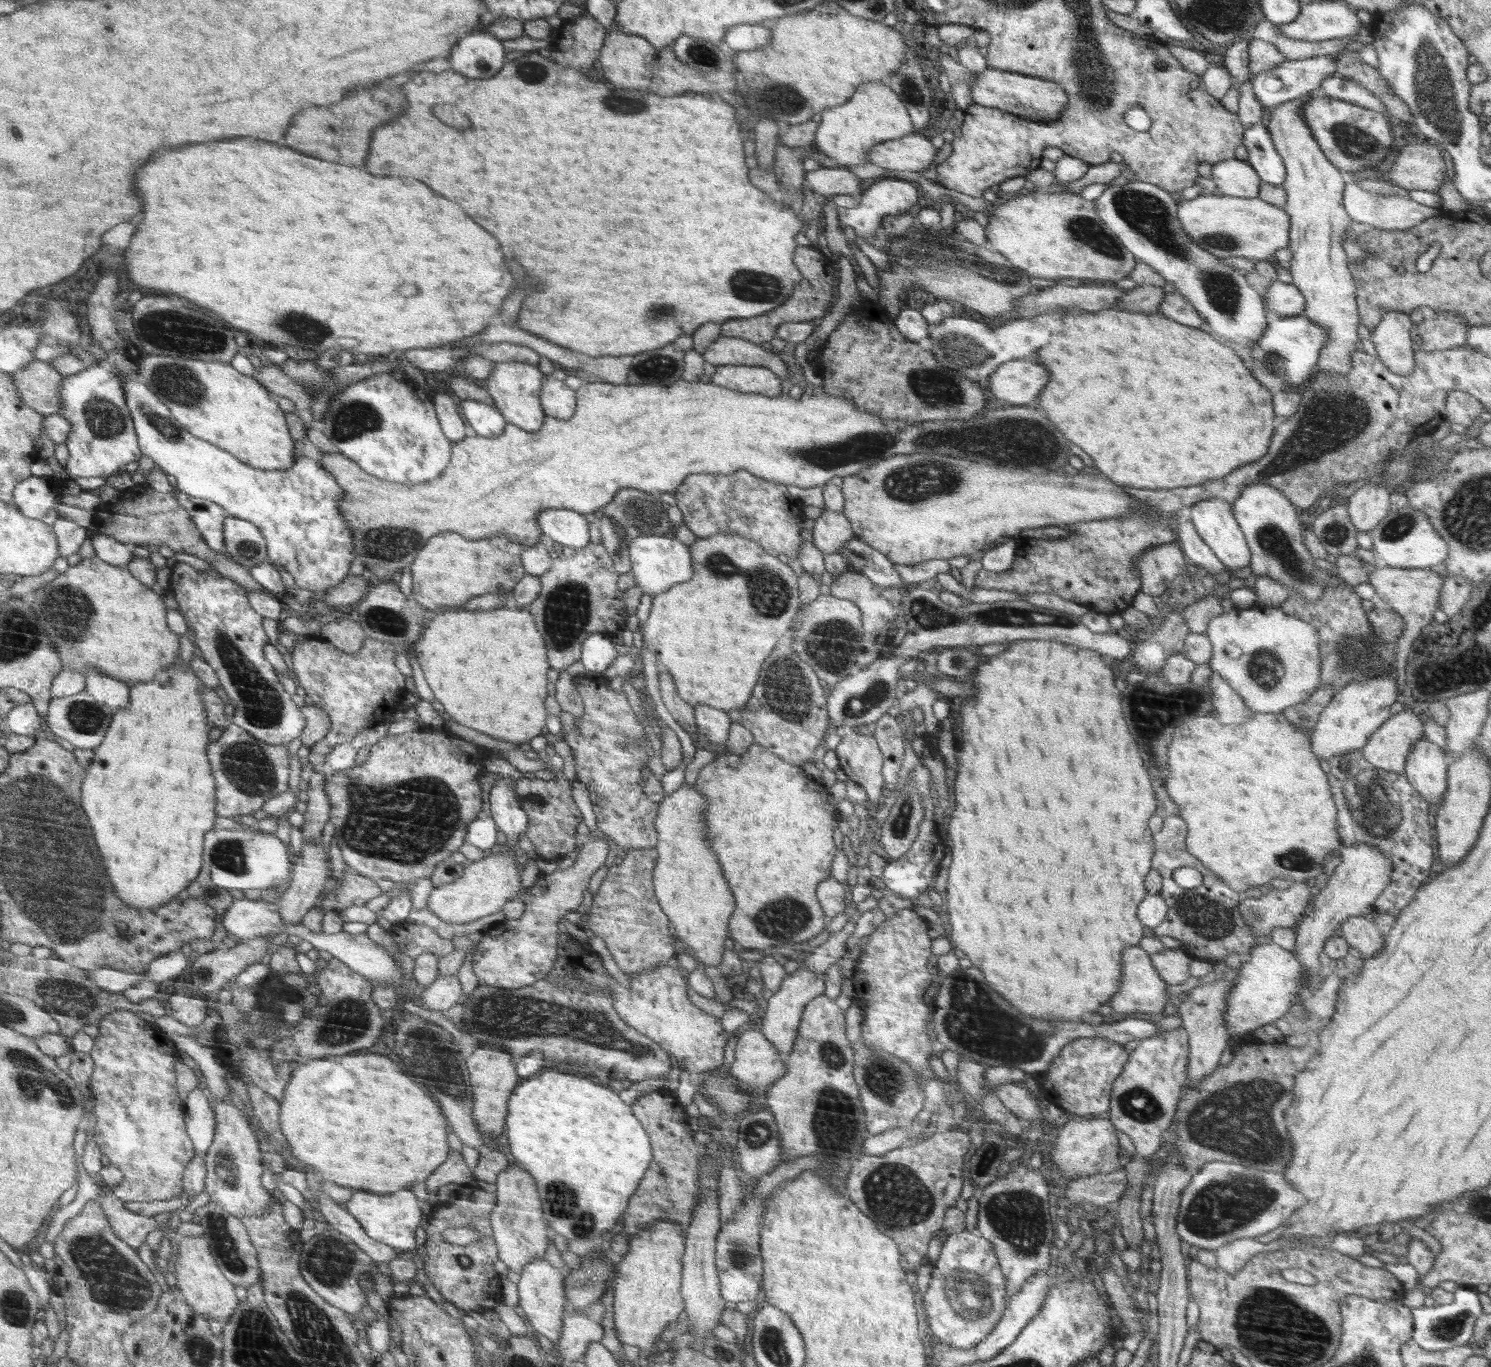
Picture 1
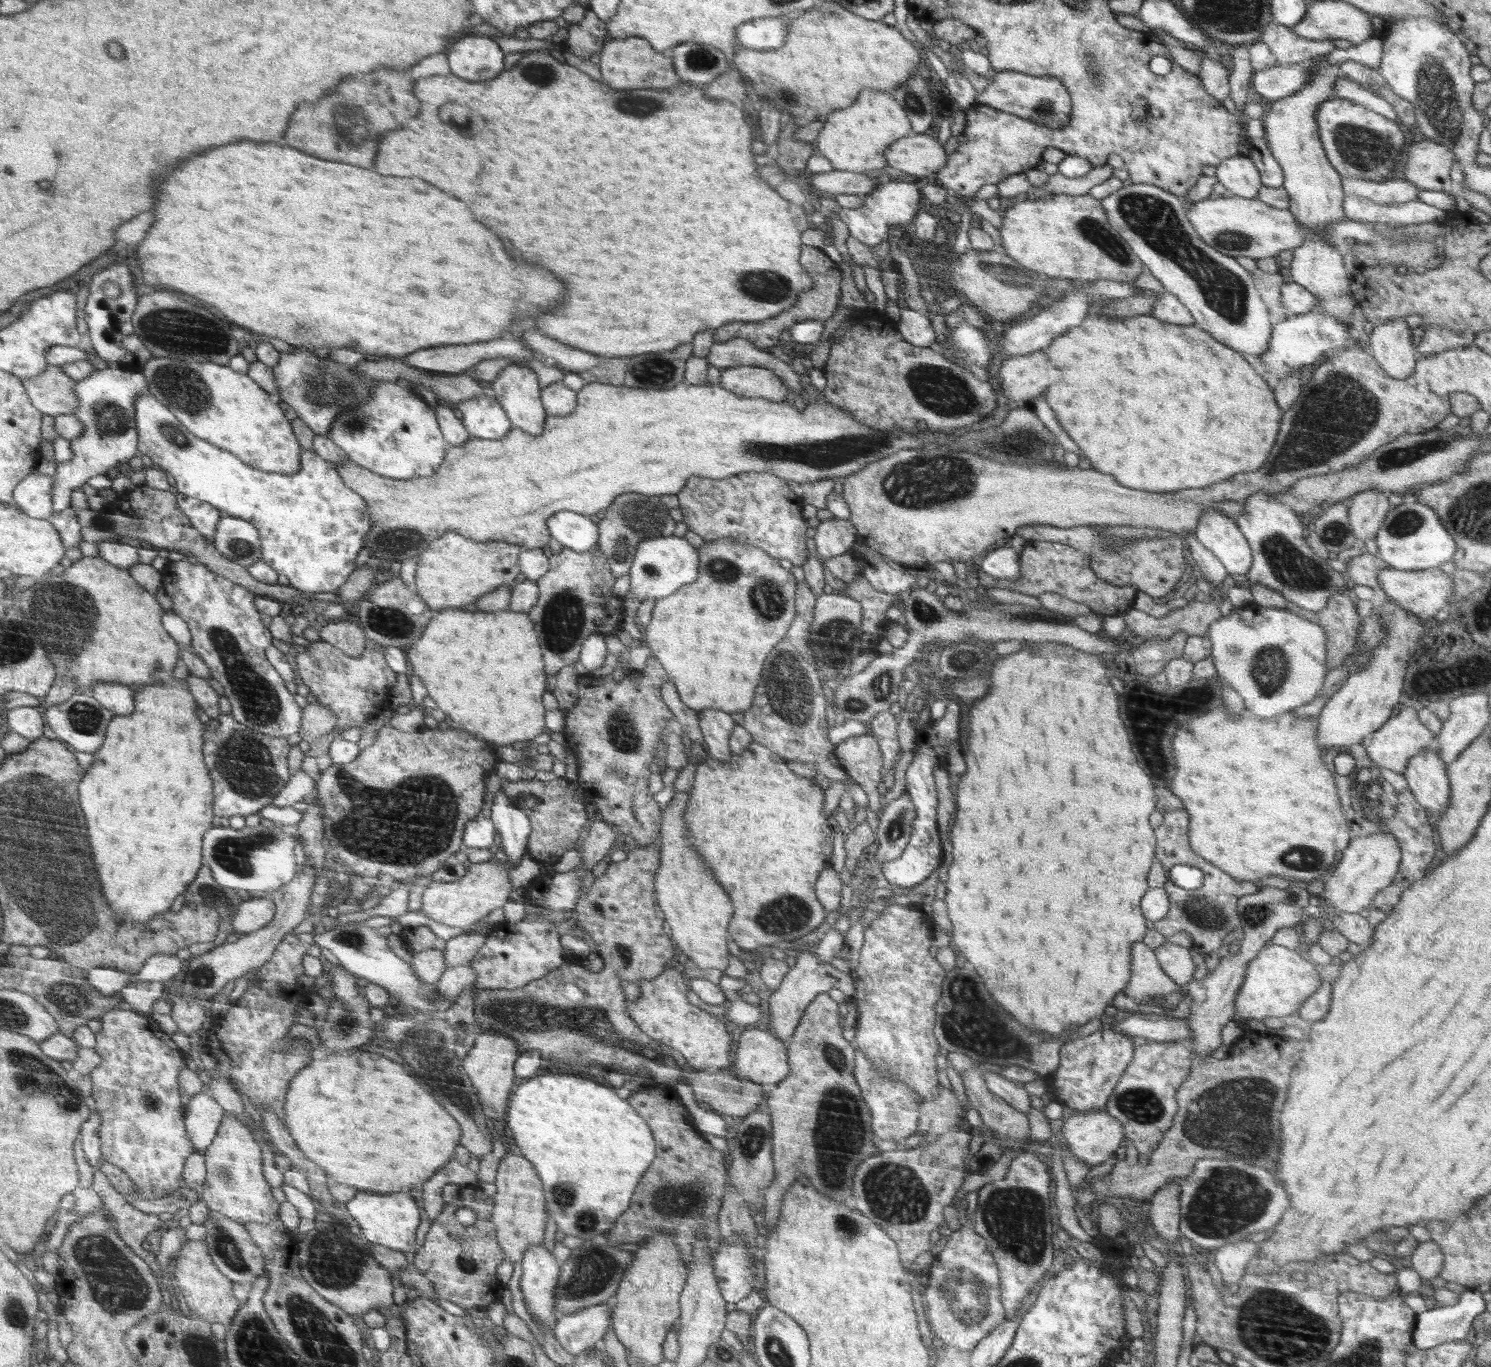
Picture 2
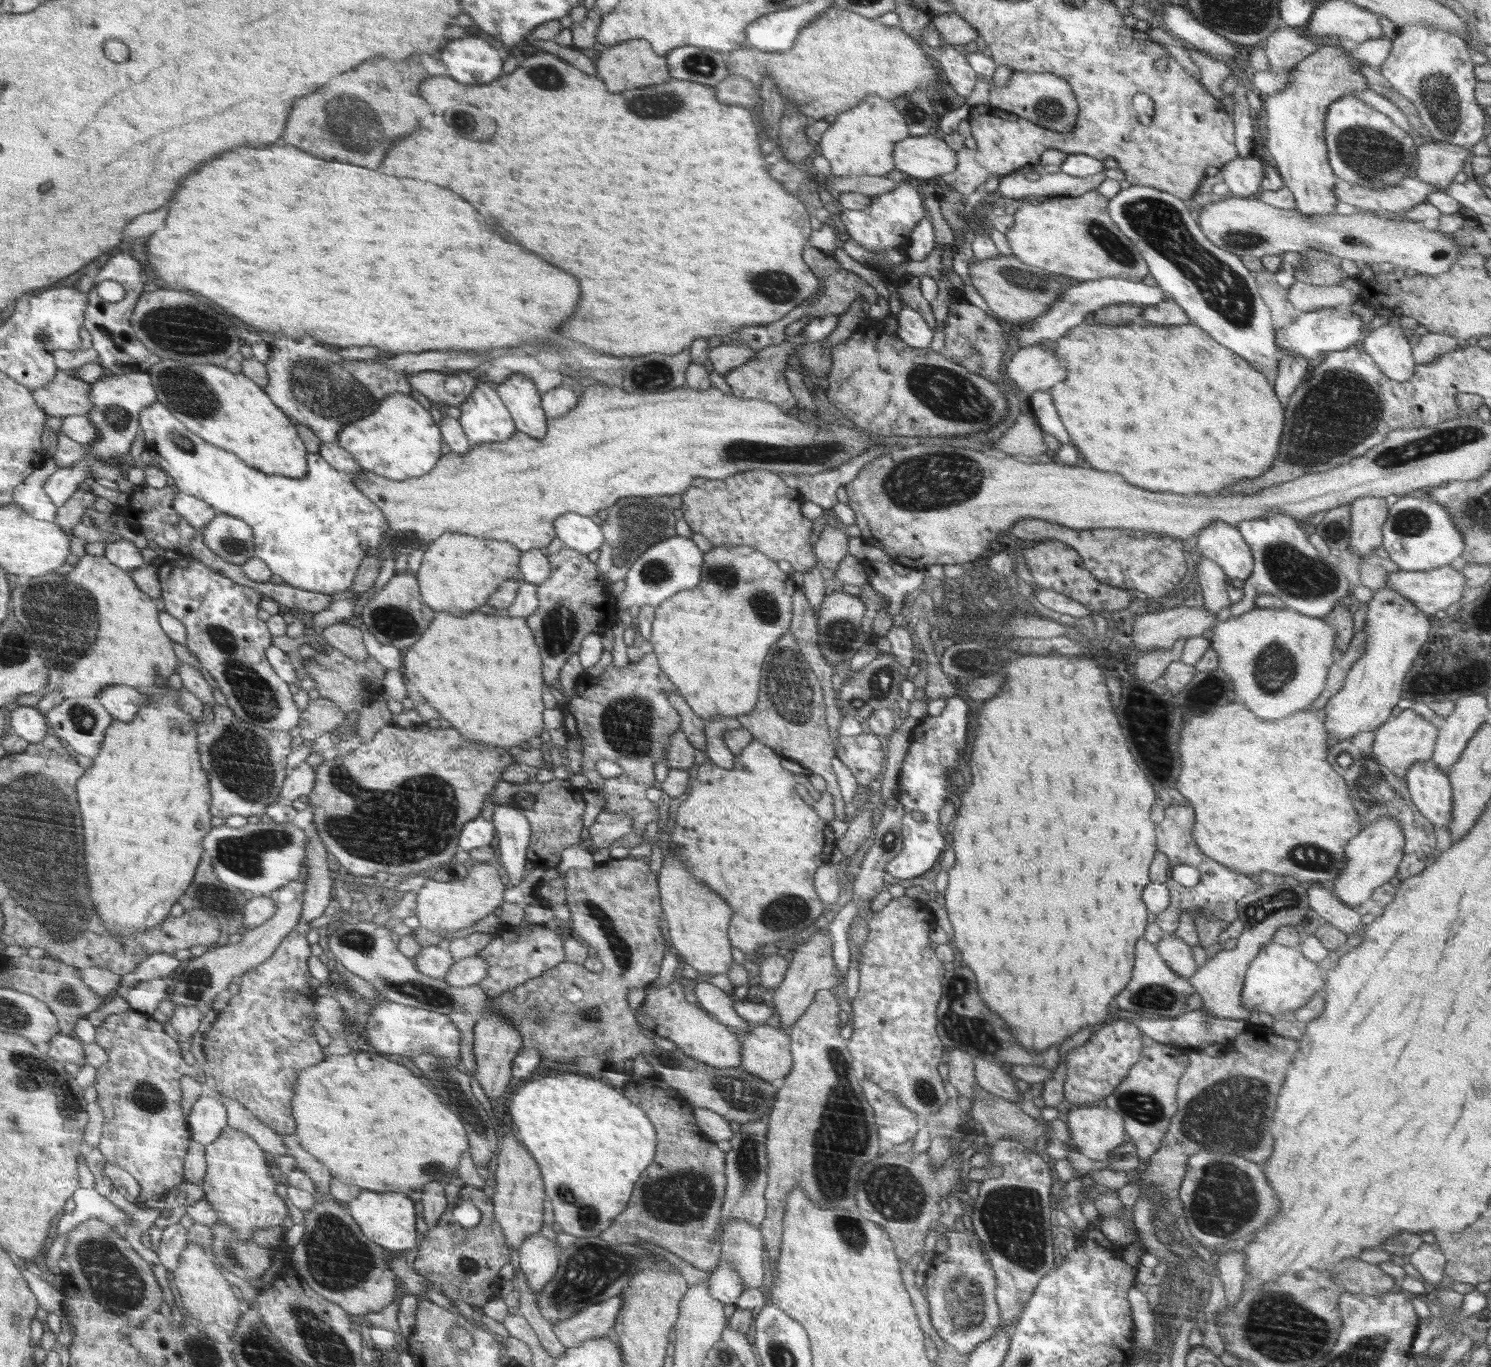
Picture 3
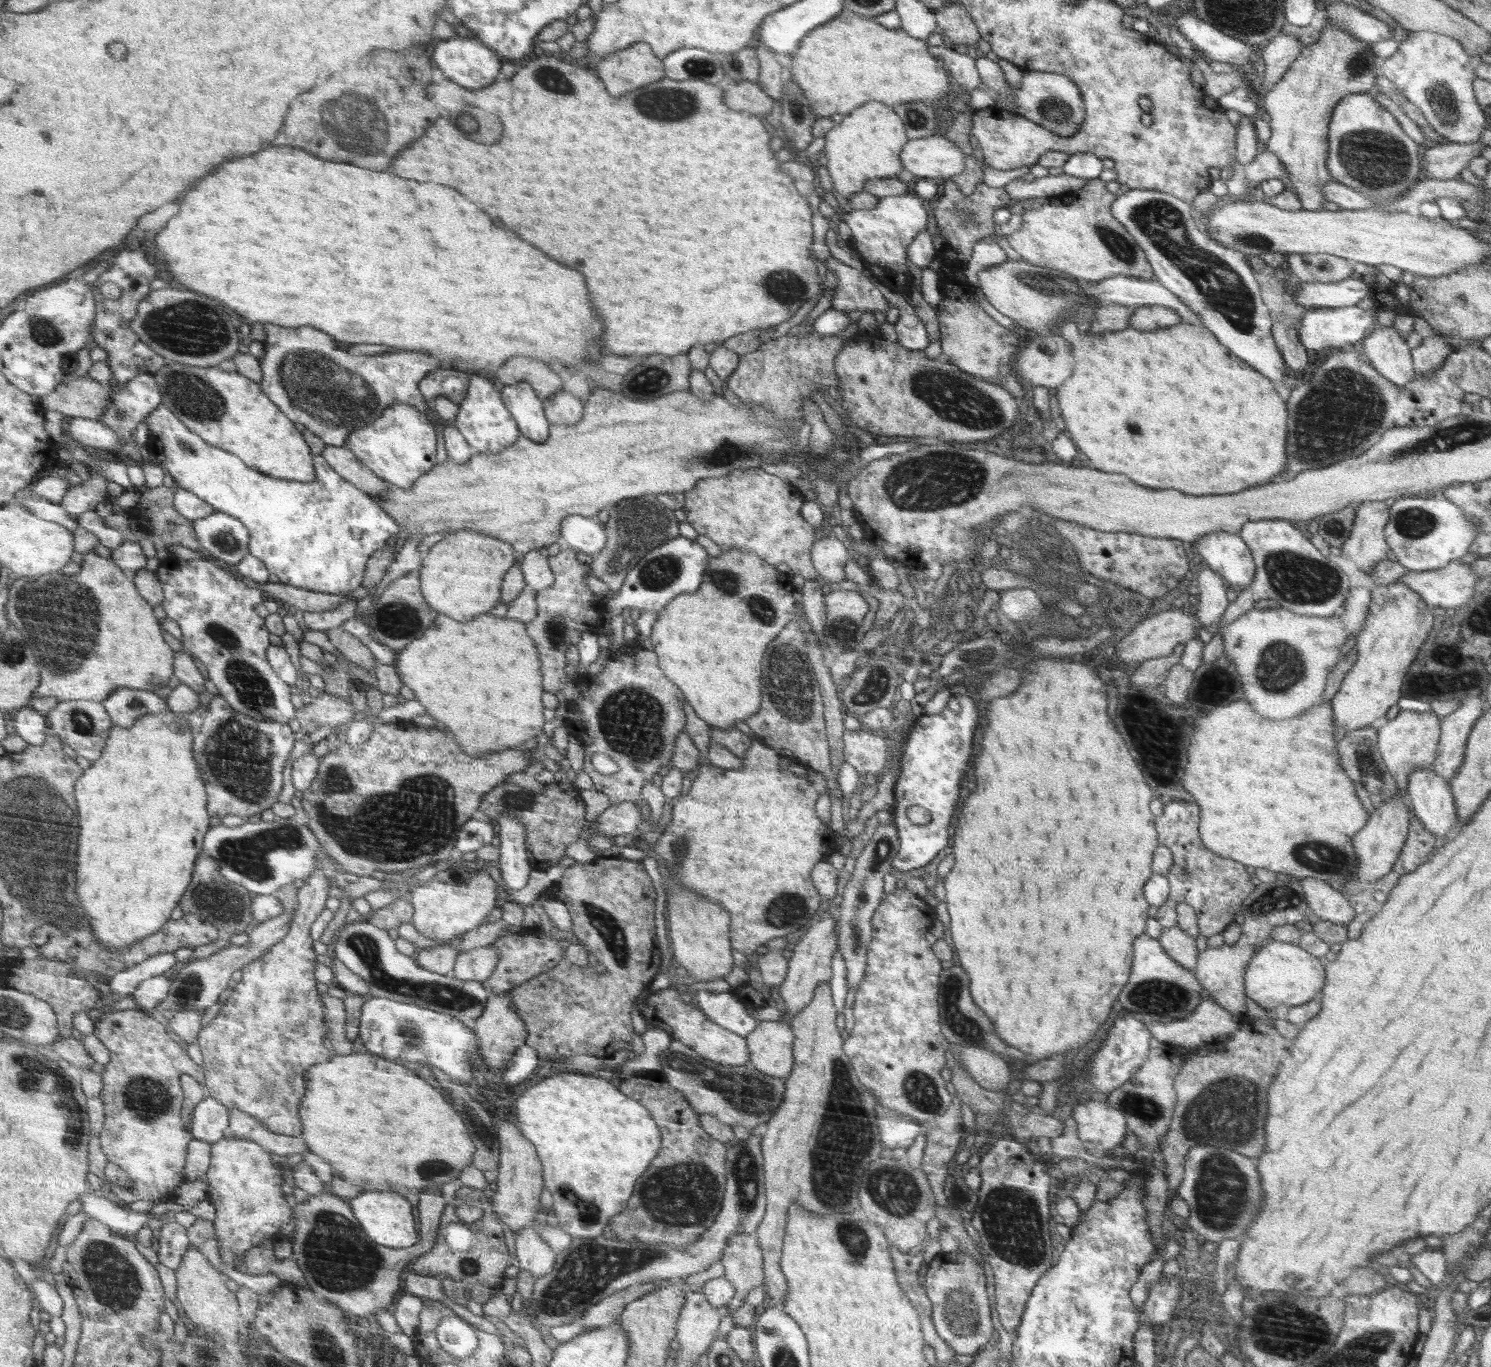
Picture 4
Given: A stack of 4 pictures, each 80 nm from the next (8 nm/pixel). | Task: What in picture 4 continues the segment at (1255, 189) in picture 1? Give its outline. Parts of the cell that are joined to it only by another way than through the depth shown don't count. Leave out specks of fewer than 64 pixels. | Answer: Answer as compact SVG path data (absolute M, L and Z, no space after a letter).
M1264 146L1261 151L1250 161L1250 164L1233 164L1234 174L1225 183L1230 196L1235 199L1247 196L1254 187L1268 179L1280 179L1287 176L1279 158Z

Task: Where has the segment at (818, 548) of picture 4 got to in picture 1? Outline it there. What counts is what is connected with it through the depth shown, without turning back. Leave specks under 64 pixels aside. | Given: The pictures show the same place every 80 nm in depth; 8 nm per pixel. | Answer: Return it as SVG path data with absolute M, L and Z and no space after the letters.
M824 508L822 514L815 520L810 534L814 544L823 554L832 554L855 537L853 526L843 513Z

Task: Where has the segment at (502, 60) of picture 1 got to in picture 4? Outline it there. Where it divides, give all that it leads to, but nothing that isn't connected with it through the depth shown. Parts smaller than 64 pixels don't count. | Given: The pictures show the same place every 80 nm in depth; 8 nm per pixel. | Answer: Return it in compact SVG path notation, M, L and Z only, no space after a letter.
M453 36L438 40L431 49L434 50L435 65L442 71L444 77L460 86L474 90L474 88L484 88L501 78L502 60L490 47L478 39Z

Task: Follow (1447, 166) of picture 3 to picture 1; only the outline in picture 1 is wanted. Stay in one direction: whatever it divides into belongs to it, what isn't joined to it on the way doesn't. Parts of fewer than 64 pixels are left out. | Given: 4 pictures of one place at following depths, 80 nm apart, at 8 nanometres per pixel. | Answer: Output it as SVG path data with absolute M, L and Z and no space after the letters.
M1413 141L1402 147L1390 170L1374 177L1405 190L1438 191L1444 182L1446 164L1443 155L1426 141Z

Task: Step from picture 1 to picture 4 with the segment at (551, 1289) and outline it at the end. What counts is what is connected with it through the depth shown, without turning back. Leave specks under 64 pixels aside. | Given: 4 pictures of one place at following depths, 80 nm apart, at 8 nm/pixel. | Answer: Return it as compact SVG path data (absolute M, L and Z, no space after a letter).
M523 1228L515 1233L516 1258L521 1270L530 1272L534 1279L551 1275L555 1270L556 1253L540 1238L533 1228Z

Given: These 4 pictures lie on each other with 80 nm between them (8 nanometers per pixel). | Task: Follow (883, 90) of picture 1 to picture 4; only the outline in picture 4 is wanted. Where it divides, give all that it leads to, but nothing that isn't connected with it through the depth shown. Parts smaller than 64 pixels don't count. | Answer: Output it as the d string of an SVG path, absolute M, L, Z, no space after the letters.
M880 101L865 102L845 115L841 123L825 134L825 147L821 155L827 158L827 170L833 180L833 188L847 200L865 188L866 181L890 178L904 169L900 154L909 142L905 123L890 105Z

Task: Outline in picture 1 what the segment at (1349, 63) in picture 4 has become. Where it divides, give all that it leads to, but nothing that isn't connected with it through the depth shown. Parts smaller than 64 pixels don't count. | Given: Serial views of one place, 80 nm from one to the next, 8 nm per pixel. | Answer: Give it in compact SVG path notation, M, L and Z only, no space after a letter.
M1314 92L1305 94L1300 98L1288 100L1272 108L1274 112L1268 120L1268 132L1272 142L1277 148L1278 154L1282 157L1286 178L1281 184L1287 194L1286 204L1283 209L1290 217L1289 226L1289 245L1292 252L1292 259L1289 262L1291 278L1294 287L1298 289L1302 297L1306 299L1306 308L1301 314L1312 321L1312 323L1327 328L1327 338L1330 338L1324 348L1320 350L1320 356L1317 359L1315 372L1335 372L1336 374L1346 376L1351 371L1350 355L1360 347L1360 339L1357 335L1359 323L1358 302L1356 302L1356 286L1349 271L1350 259L1346 256L1342 248L1343 236L1347 228L1351 227L1354 221L1346 214L1343 207L1343 192L1346 186L1347 178L1341 170L1334 166L1320 150L1318 143L1314 140L1311 130L1305 123L1301 110L1303 104L1314 96Z

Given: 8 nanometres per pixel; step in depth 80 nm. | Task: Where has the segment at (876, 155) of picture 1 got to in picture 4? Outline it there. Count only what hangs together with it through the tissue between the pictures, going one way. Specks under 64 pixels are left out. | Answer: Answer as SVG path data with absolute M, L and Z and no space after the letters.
M940 134L909 140L900 159L915 179L942 177L961 173L966 165L964 150Z

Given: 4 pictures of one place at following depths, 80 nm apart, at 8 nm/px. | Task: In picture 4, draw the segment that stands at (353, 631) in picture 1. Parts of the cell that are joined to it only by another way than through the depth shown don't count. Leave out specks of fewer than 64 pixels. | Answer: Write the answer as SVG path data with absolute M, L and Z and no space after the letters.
M342 627L328 629L326 634L330 642L348 661L369 671L378 666L378 660L372 655L370 649L366 647L364 640L347 633Z

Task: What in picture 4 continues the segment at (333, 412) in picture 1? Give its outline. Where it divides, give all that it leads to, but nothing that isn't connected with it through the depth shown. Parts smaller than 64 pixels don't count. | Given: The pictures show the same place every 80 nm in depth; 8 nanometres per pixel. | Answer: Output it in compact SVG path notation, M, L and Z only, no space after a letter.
M406 403L390 405L374 423L353 432L346 448L374 474L396 486L410 489L436 464L436 431L427 416Z

